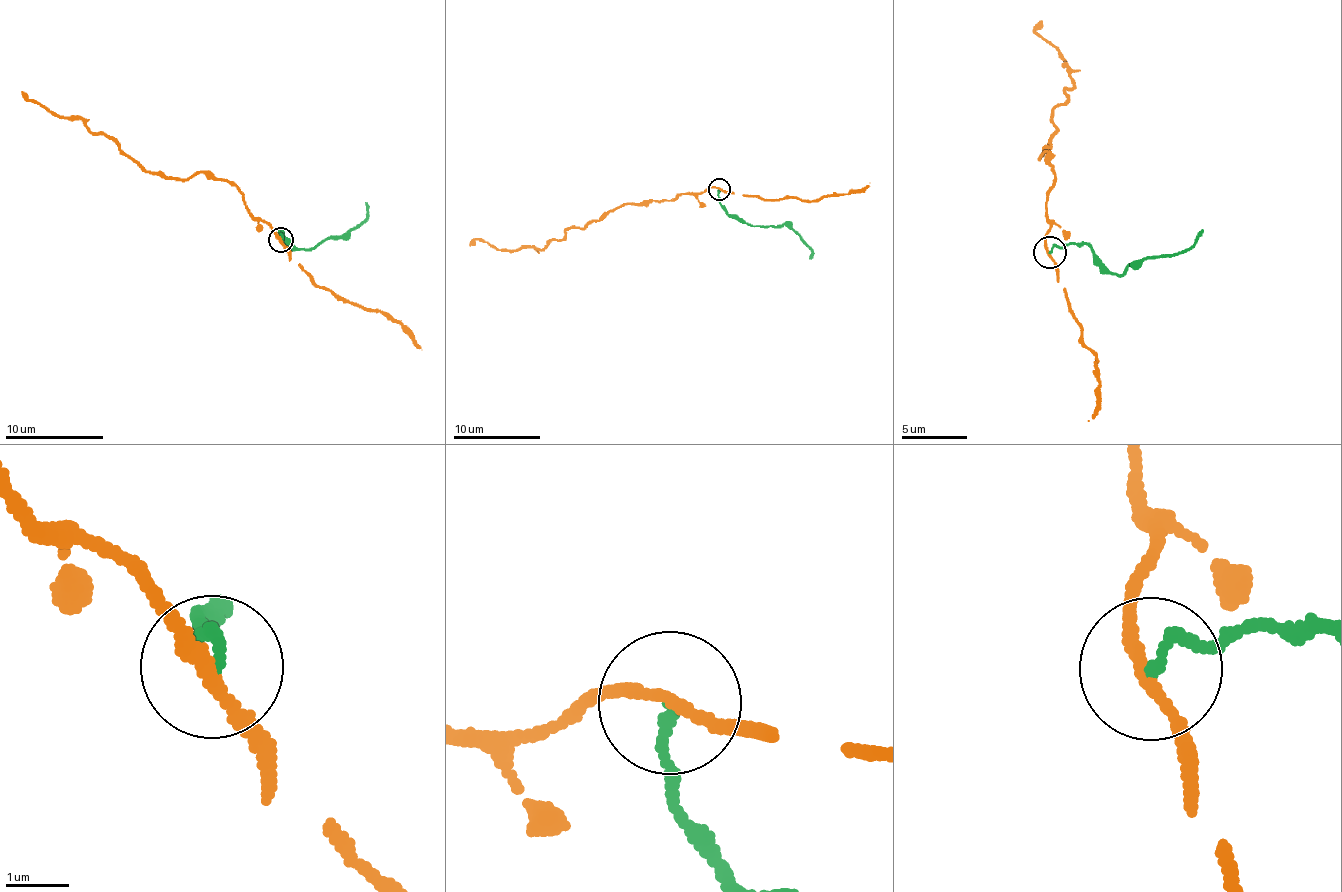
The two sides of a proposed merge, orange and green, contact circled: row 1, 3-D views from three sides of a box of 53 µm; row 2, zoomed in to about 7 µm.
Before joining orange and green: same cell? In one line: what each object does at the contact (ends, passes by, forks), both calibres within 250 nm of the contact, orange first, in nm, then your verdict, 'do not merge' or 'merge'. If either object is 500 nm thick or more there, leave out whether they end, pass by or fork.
orange passes by; green ends there; 180 nm thick on the orange side, 190 nm on the other; do not merge

